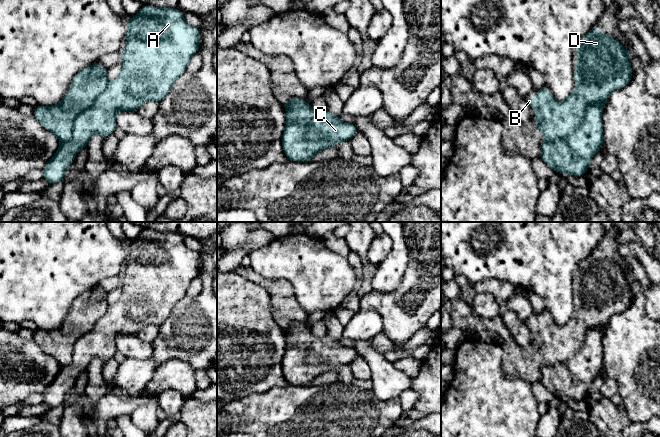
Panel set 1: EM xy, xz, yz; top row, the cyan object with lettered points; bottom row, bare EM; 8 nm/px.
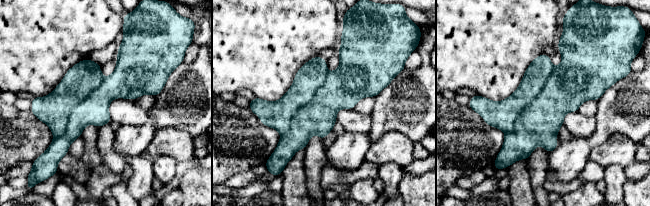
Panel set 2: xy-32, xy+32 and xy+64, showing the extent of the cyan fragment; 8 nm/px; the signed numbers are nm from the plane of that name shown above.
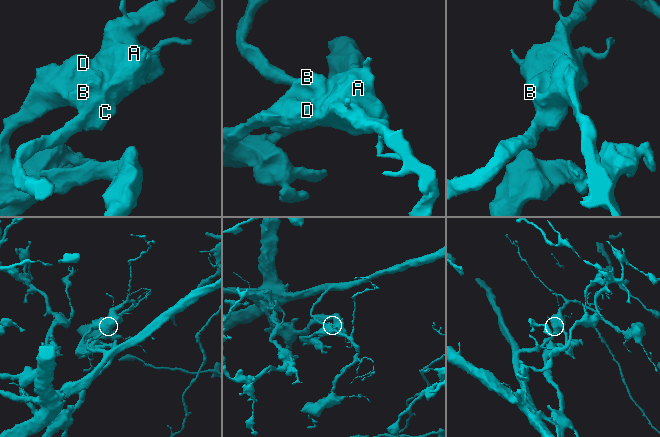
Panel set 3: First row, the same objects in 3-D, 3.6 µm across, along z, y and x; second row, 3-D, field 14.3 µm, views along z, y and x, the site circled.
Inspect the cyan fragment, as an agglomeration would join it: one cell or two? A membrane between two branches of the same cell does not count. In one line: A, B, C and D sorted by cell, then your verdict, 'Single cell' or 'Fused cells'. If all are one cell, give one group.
Groups: A C / B D. Fused cells

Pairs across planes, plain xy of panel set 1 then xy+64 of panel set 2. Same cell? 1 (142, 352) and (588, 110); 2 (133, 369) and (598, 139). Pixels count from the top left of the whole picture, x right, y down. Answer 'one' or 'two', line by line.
1: two
2: two

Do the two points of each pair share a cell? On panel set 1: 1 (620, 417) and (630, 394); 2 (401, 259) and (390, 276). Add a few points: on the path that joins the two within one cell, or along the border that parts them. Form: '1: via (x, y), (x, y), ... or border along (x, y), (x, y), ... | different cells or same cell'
1: border along (624, 410), (631, 421) | different cells
2: via (397, 263), (390, 272) | same cell

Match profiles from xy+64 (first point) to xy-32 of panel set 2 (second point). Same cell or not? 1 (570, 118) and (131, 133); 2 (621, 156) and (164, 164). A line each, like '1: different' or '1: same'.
1: different
2: different

